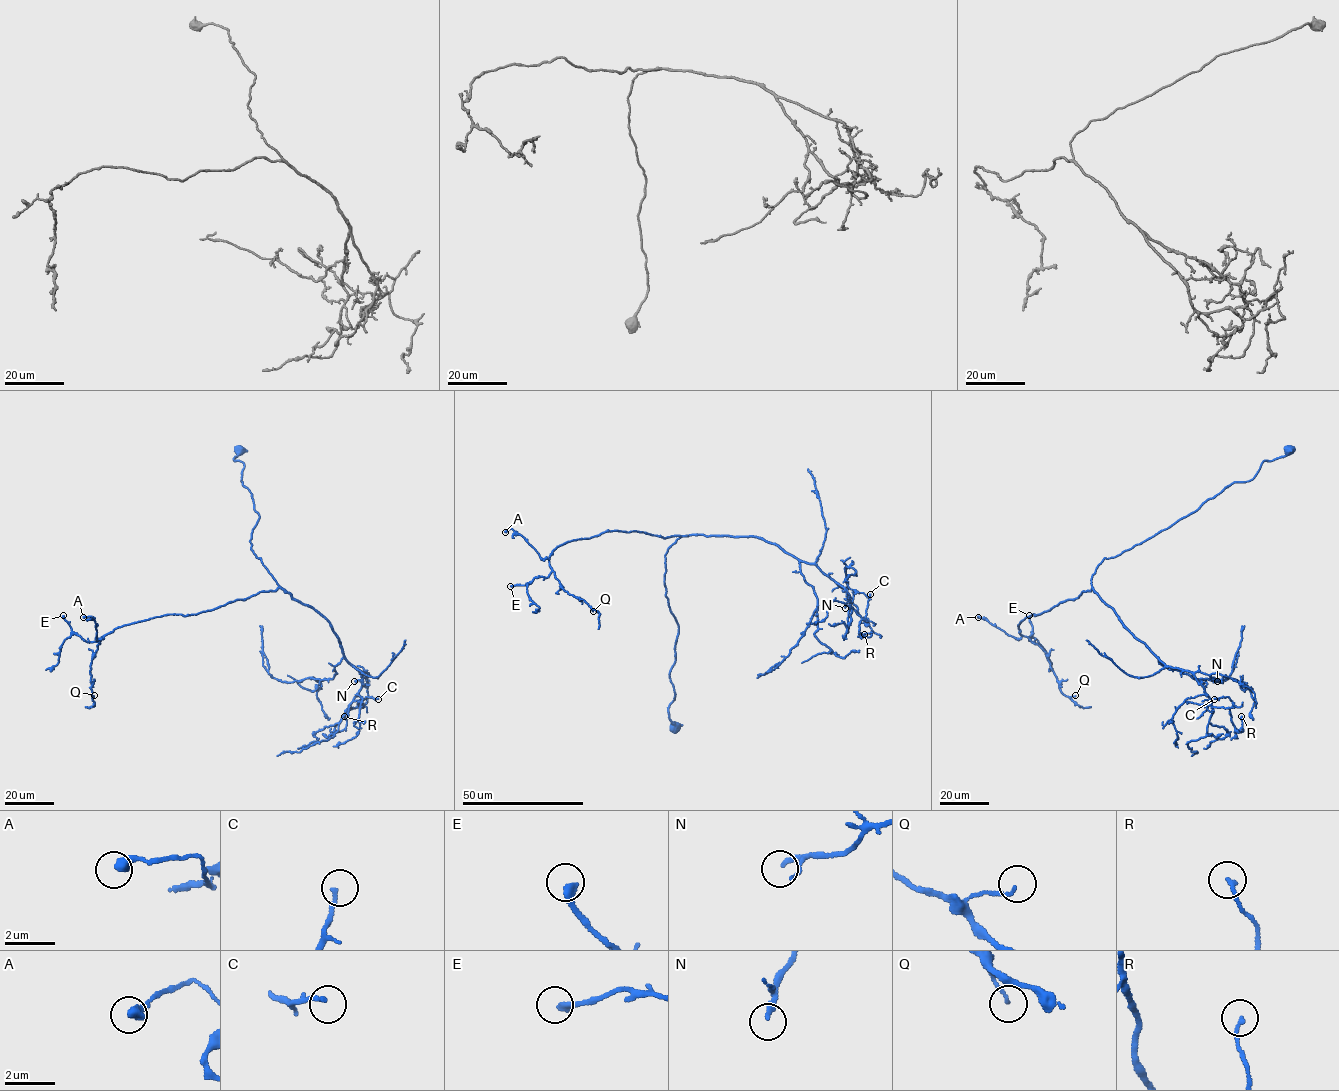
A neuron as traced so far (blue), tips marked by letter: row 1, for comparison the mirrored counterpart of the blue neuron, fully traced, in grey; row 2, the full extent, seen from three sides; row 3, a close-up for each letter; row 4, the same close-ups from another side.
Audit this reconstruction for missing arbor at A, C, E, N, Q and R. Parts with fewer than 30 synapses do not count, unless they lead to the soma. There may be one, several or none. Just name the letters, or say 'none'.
none

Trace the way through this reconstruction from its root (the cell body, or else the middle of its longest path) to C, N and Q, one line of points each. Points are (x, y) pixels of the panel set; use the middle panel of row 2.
C: (675, 727), (668, 707), (679, 628), (664, 580), (677, 539), (762, 538), (841, 585), (867, 620), (870, 594)
N: (675, 727), (668, 707), (679, 628), (664, 580), (677, 539), (762, 538), (832, 578), (848, 595), (845, 608)
Q: (675, 727), (679, 628), (665, 555), (688, 535), (606, 530), (557, 546), (555, 578), (593, 611)

